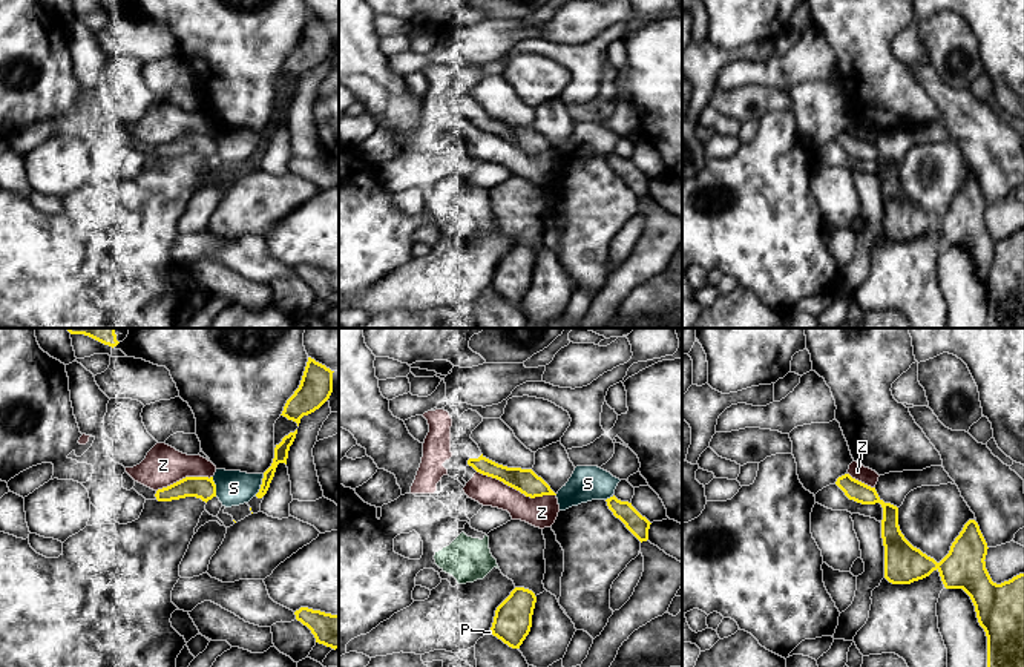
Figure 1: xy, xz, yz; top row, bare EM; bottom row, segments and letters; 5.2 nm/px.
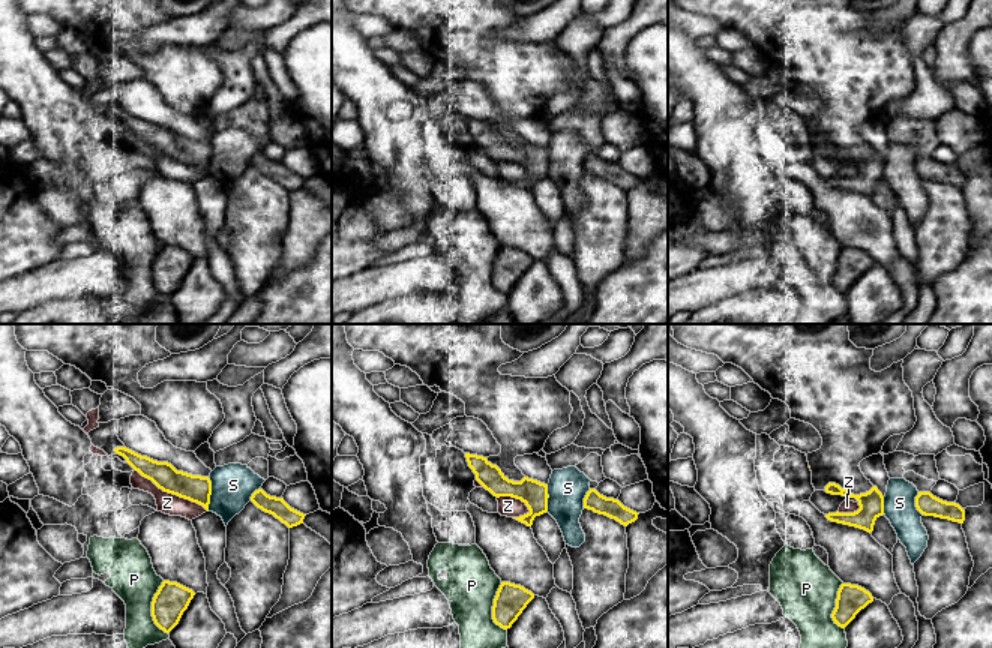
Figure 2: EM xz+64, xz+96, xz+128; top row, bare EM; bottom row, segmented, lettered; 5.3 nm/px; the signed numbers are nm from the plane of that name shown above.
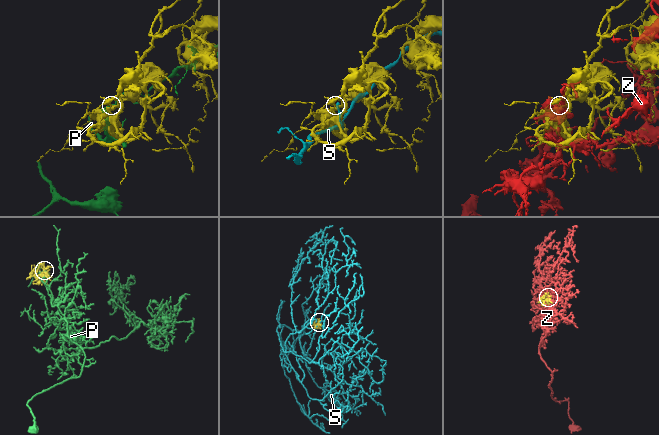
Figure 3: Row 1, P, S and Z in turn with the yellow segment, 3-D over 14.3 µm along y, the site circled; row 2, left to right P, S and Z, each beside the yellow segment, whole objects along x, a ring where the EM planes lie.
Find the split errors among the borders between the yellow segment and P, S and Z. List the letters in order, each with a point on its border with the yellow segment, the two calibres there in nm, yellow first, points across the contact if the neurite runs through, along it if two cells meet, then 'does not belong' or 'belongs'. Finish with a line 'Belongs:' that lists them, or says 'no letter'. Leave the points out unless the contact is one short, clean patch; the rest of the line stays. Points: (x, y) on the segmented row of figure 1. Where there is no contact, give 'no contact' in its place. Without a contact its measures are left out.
P: xz (491, 630) | 200/20 nm | does not belong
S: xy (261, 485) | 80/190 nm | does not belong
Z: xz (517, 489) | 130/160 nm | does not belong
Belongs: no letter

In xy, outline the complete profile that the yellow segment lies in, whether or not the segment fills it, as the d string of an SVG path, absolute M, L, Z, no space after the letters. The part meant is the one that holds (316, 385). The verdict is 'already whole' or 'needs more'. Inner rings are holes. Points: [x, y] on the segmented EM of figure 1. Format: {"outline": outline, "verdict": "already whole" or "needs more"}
{"outline": "M308 357L302 380L294 394L287 400L281 416L300 423L304 416L319 409L333 393L333 373L325 365Z", "verdict": "already whole"}

